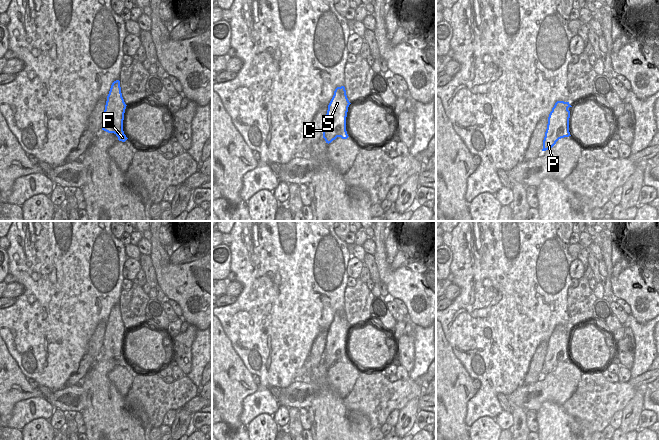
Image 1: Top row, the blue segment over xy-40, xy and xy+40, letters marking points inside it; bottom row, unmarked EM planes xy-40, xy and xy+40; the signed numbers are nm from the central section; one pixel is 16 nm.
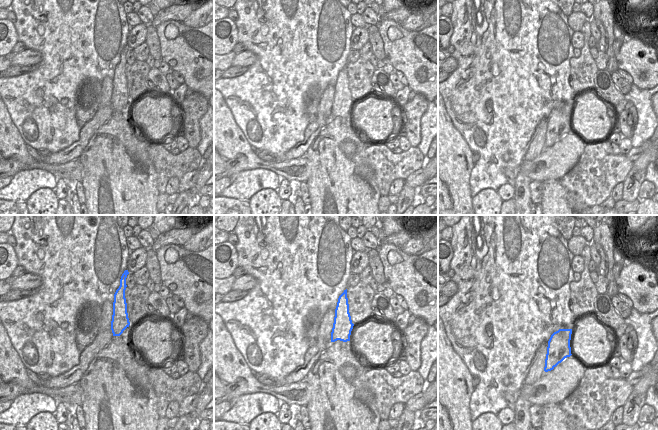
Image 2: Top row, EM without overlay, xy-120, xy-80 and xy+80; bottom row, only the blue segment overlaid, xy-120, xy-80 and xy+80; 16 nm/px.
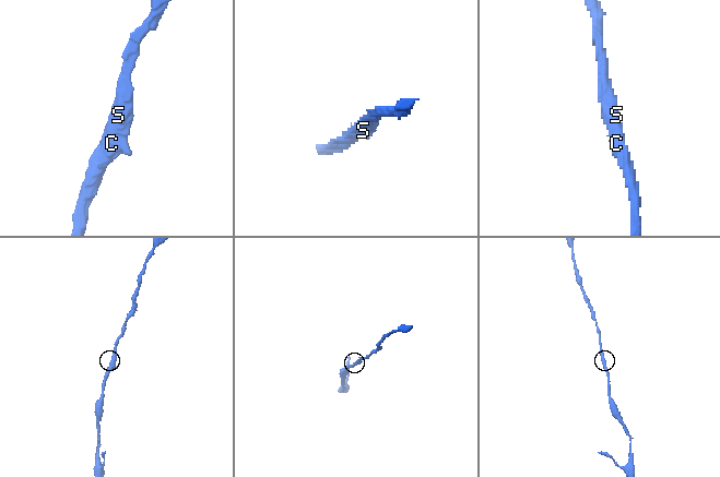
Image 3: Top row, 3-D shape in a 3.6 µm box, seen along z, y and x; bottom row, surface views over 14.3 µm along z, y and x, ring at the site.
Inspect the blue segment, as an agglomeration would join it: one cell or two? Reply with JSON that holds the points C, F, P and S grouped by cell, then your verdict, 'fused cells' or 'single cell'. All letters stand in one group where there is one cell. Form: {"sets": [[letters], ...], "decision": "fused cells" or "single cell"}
{"sets": [["C", "F", "P", "S"]], "decision": "single cell"}

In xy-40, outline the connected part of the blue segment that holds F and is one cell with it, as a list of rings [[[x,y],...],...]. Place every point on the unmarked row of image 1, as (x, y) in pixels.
[[[120,305],[112,307],[104,334],[102,354],[114,357],[119,365],[125,366],[128,362],[123,355],[123,344],[126,328],[122,321]]]

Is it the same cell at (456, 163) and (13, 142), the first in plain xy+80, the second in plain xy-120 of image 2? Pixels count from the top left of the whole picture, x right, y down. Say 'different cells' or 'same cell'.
same cell

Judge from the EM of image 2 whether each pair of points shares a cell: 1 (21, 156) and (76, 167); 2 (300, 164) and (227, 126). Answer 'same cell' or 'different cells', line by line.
1: same cell
2: same cell

